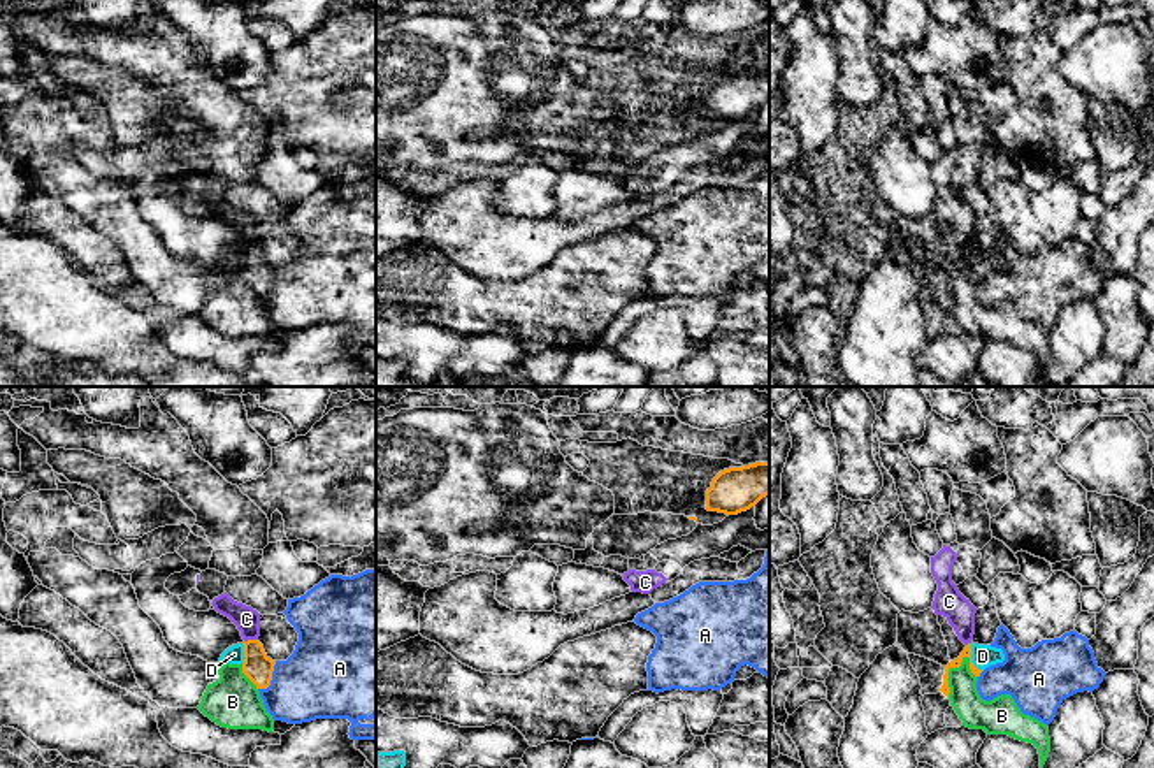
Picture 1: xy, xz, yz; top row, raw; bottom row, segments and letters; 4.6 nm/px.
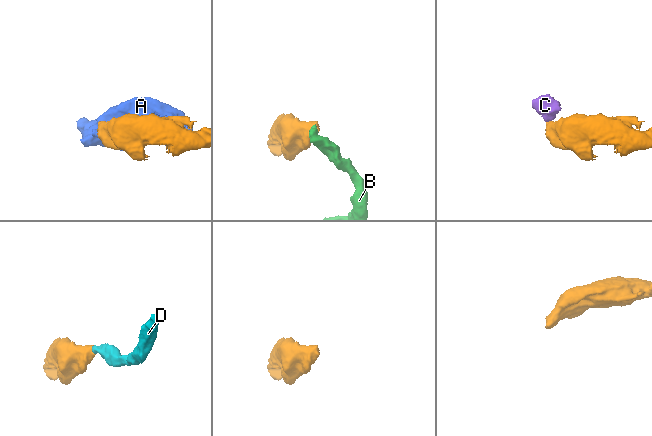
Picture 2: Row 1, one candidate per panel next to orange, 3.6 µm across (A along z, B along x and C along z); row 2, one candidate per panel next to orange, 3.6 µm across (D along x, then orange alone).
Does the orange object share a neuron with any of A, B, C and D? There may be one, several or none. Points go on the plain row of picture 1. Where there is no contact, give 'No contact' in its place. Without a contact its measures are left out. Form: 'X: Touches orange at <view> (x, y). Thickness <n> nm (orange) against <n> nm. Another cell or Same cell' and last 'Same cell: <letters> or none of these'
A: Touches orange at xy (271, 285). Thickness 140 nm (orange) against 380 nm. Another cell
B: Touches orange at yz (947, 280). Thickness 50 nm (orange) against 140 nm. Another cell
C: Touches orange at xy (250, 246). Thickness 140 nm (orange) against 120 nm. Another cell
D: Touches orange at yz (970, 264). Thickness 50 nm (orange) against 110 nm. Same cell
Same cell: D

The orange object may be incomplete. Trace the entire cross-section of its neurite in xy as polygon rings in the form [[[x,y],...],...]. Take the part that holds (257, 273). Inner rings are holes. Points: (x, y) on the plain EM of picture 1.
[[[248,246],[228,253],[220,269],[241,271],[242,279],[256,292],[256,295],[267,295],[272,286],[276,267],[272,267],[263,251],[258,246]]]

